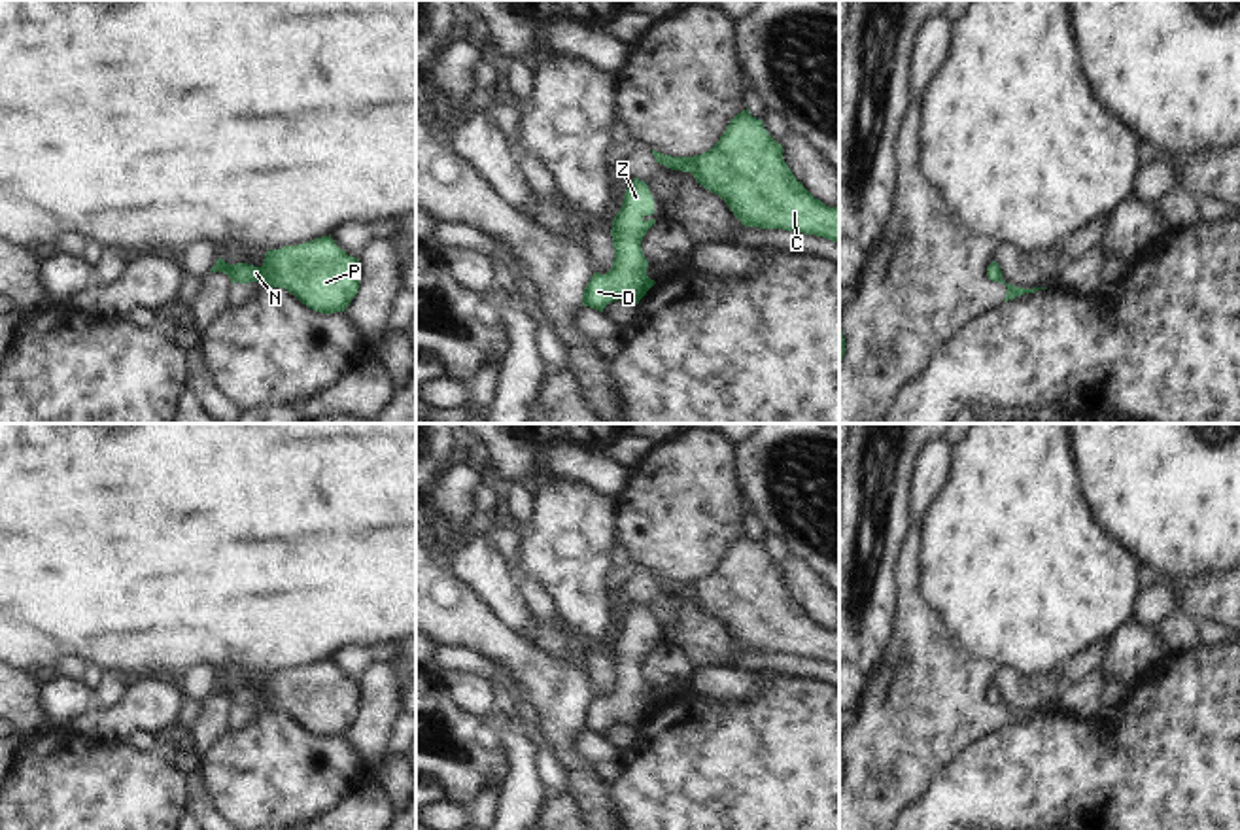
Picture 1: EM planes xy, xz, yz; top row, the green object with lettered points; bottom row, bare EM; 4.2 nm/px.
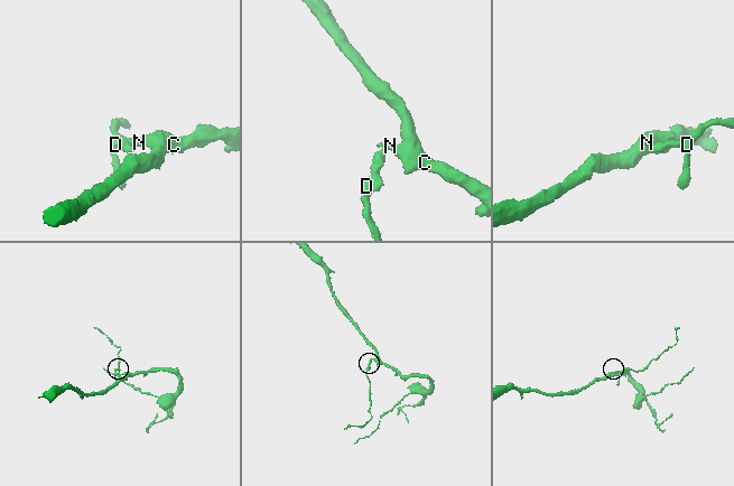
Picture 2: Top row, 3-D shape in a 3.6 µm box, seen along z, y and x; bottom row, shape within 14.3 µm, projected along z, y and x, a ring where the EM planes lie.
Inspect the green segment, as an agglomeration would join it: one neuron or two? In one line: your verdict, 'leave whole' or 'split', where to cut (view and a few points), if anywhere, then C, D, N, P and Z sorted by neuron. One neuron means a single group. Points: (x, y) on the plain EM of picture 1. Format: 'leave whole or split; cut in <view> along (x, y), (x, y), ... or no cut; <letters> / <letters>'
split; cut in xz along (654, 575), (662, 587); C N P / D Z

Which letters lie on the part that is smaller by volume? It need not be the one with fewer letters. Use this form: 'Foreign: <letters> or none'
Foreign: D, Z

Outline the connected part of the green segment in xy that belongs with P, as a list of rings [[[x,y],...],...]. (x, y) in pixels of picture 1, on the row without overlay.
[[[329,660],[299,669],[267,673],[263,688],[229,688],[221,681],[210,696],[223,696],[240,707],[267,705],[284,711],[302,728],[321,737],[344,735],[359,713],[359,683],[340,673]]]

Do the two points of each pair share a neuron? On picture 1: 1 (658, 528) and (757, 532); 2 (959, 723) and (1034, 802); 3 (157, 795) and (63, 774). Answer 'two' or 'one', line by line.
1: two
2: two
3: one

